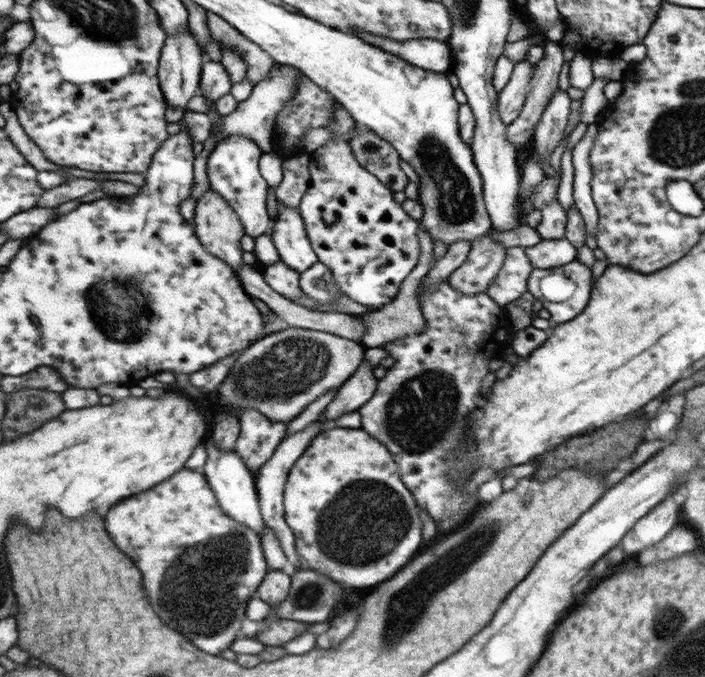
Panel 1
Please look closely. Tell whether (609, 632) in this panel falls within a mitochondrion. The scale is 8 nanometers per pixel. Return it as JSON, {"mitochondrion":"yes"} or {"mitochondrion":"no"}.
{"mitochondrion":"no"}

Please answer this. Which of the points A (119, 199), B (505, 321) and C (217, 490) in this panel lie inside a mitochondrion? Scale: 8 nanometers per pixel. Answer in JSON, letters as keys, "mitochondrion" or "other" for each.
{"A":"other","B":"other","C":"other"}

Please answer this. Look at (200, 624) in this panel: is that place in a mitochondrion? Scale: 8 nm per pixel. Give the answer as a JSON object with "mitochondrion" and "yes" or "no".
{"mitochondrion":"yes"}

